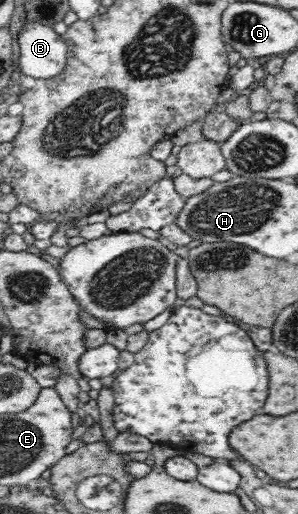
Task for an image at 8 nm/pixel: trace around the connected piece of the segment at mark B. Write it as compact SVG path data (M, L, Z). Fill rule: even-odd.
M27 22L18 32L18 69L33 78L51 78L63 72L68 46L52 26L42 22Z

